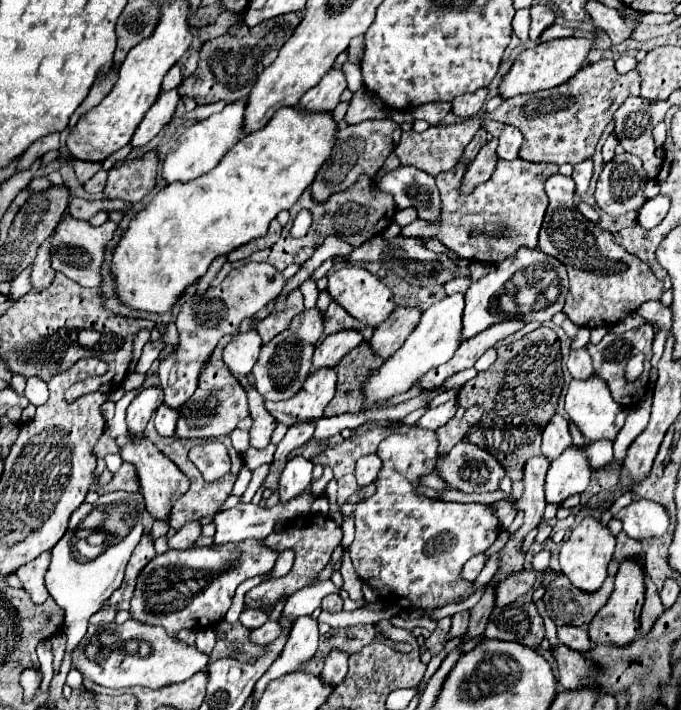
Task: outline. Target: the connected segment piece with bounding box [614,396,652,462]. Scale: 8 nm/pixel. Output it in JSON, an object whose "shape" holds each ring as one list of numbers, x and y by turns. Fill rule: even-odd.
{"shape":[[646,396,638,408,634,412,628,412,628,418,626,418,626,424,624,428,618,432,616,440,614,440,614,458,618,462,624,460,626,456,626,448,632,444,632,440,636,440,636,436,646,428,648,424,648,418,650,418,650,404,652,404,652,398]]}

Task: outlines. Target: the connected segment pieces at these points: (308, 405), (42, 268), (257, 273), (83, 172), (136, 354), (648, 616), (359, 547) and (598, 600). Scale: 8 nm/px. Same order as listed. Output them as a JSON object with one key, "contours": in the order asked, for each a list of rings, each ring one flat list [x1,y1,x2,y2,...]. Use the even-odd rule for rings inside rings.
{"contours":[[[320,368,320,372,312,372,308,380,304,380,300,392,296,392,292,400,264,402,264,406,278,422,286,426,304,420,316,420,324,416,326,404,334,398,334,388,336,388,336,370]],[[48,238,38,248,38,254,36,254,36,260,34,260,34,270,32,270,34,288,50,286,50,282,52,282,52,278,56,274,56,272,52,272,52,266,50,266,50,248,52,248,52,238]],[[248,262,238,268,234,268,222,284,210,286,204,294,196,292,192,294,180,308,180,314,176,318,176,328,178,328,178,344,174,350,160,360,158,376,160,376,160,386,164,390,164,404,172,408,180,408,192,394,198,384,200,370,204,362,210,358,212,350,224,338,226,334,236,334,238,324,244,318,254,316,258,310,262,310,270,300,274,300,286,280,282,278,276,268,270,264,256,264]],[[76,160,74,168,76,168,76,178,80,184,84,184,88,178,92,178,98,170,100,170,100,162,86,162,86,160]],[[140,330,136,332,136,340,134,340,134,352,132,352,132,360,130,360,130,368,128,368,128,374,134,372,136,368,136,362,140,358,140,352,142,352,142,346,150,340,150,330]],[[646,578,645,602,640,615,641,631,648,632,662,612,664,612,664,604,660,600,659,592,650,582,650,578]],[[412,430,408,434,390,434,388,438,384,438,378,446,378,452,376,452,382,460,382,468,380,468,380,474,376,478,376,494,358,502,356,504,356,538,350,546,350,556,352,556,352,564,354,564,354,570,356,574,362,578,364,584,368,584,370,588,374,588,376,592,380,592,378,596,384,600,384,604,398,604,402,610,420,610,424,614,430,614,434,612,436,608,442,608,446,604,456,604,456,602,464,602,468,596,474,594,474,584,464,580,460,576,462,572,462,566,478,552,486,552,492,542,496,540,498,536,498,530,500,530,500,524,498,524,498,516,496,516,496,508,492,504,456,504,456,502,444,502,444,500,436,500,436,498,428,498,428,496,418,496,416,492,416,486,418,486,419,479,426,474,430,474,436,466,436,458,438,458,438,440,436,440,436,434,430,432,430,430]],[[562,576,546,588,546,612,556,622,556,626,590,624,596,612,608,602,612,588,614,576,608,576,602,588,596,592,580,592,580,588,574,588,572,582,566,576]]]}

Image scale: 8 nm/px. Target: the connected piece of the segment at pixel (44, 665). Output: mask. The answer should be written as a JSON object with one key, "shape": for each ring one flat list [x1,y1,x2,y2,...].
{"shape":[[46,639,40,642,36,648,36,653,39,658,40,668,44,676,40,688,42,691,46,691,49,689,51,680,54,676,53,653,50,640]]}

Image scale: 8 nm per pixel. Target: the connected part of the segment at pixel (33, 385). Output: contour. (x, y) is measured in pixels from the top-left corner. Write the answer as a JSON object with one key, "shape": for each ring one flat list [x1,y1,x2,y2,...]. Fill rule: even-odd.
{"shape":[[30,376,28,382,26,382,26,390,24,390,24,396,34,404,34,406,40,406,48,400,48,386,42,378,38,376]]}

